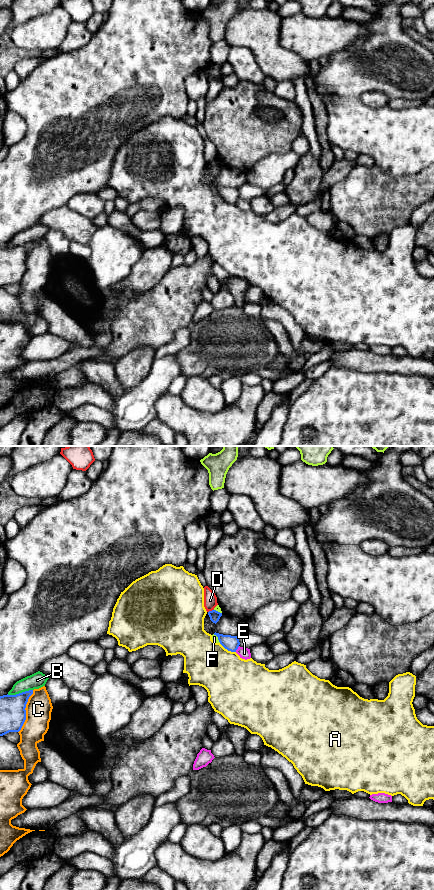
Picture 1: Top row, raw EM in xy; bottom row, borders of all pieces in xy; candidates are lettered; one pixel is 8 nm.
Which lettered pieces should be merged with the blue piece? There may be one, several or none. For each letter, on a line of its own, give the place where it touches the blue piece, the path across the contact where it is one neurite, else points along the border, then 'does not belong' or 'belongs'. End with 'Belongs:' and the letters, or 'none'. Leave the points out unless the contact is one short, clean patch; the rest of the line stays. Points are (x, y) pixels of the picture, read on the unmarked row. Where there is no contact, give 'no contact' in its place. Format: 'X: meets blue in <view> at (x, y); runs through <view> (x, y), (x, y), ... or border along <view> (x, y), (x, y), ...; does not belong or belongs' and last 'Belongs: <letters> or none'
A: meets blue in xy at (227, 201); does not belong
B: meets blue in xy at (19, 245); does not belong
C: meets blue in xy at (25, 263); does not belong
D: meets blue in xy at (210, 163); border along xy (213, 161), (208, 164); does not belong
E: meets blue in xy at (237, 200); does not belong
F: meets blue in xy at (218, 190); does not belong
Belongs: none

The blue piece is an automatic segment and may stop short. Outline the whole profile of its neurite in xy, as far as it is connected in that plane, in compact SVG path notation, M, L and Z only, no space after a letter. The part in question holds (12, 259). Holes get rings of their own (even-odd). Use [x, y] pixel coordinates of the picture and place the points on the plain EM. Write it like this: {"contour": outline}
{"contour": "M33 242L0 248L0 288L19 284L26 272L26 256Z"}

